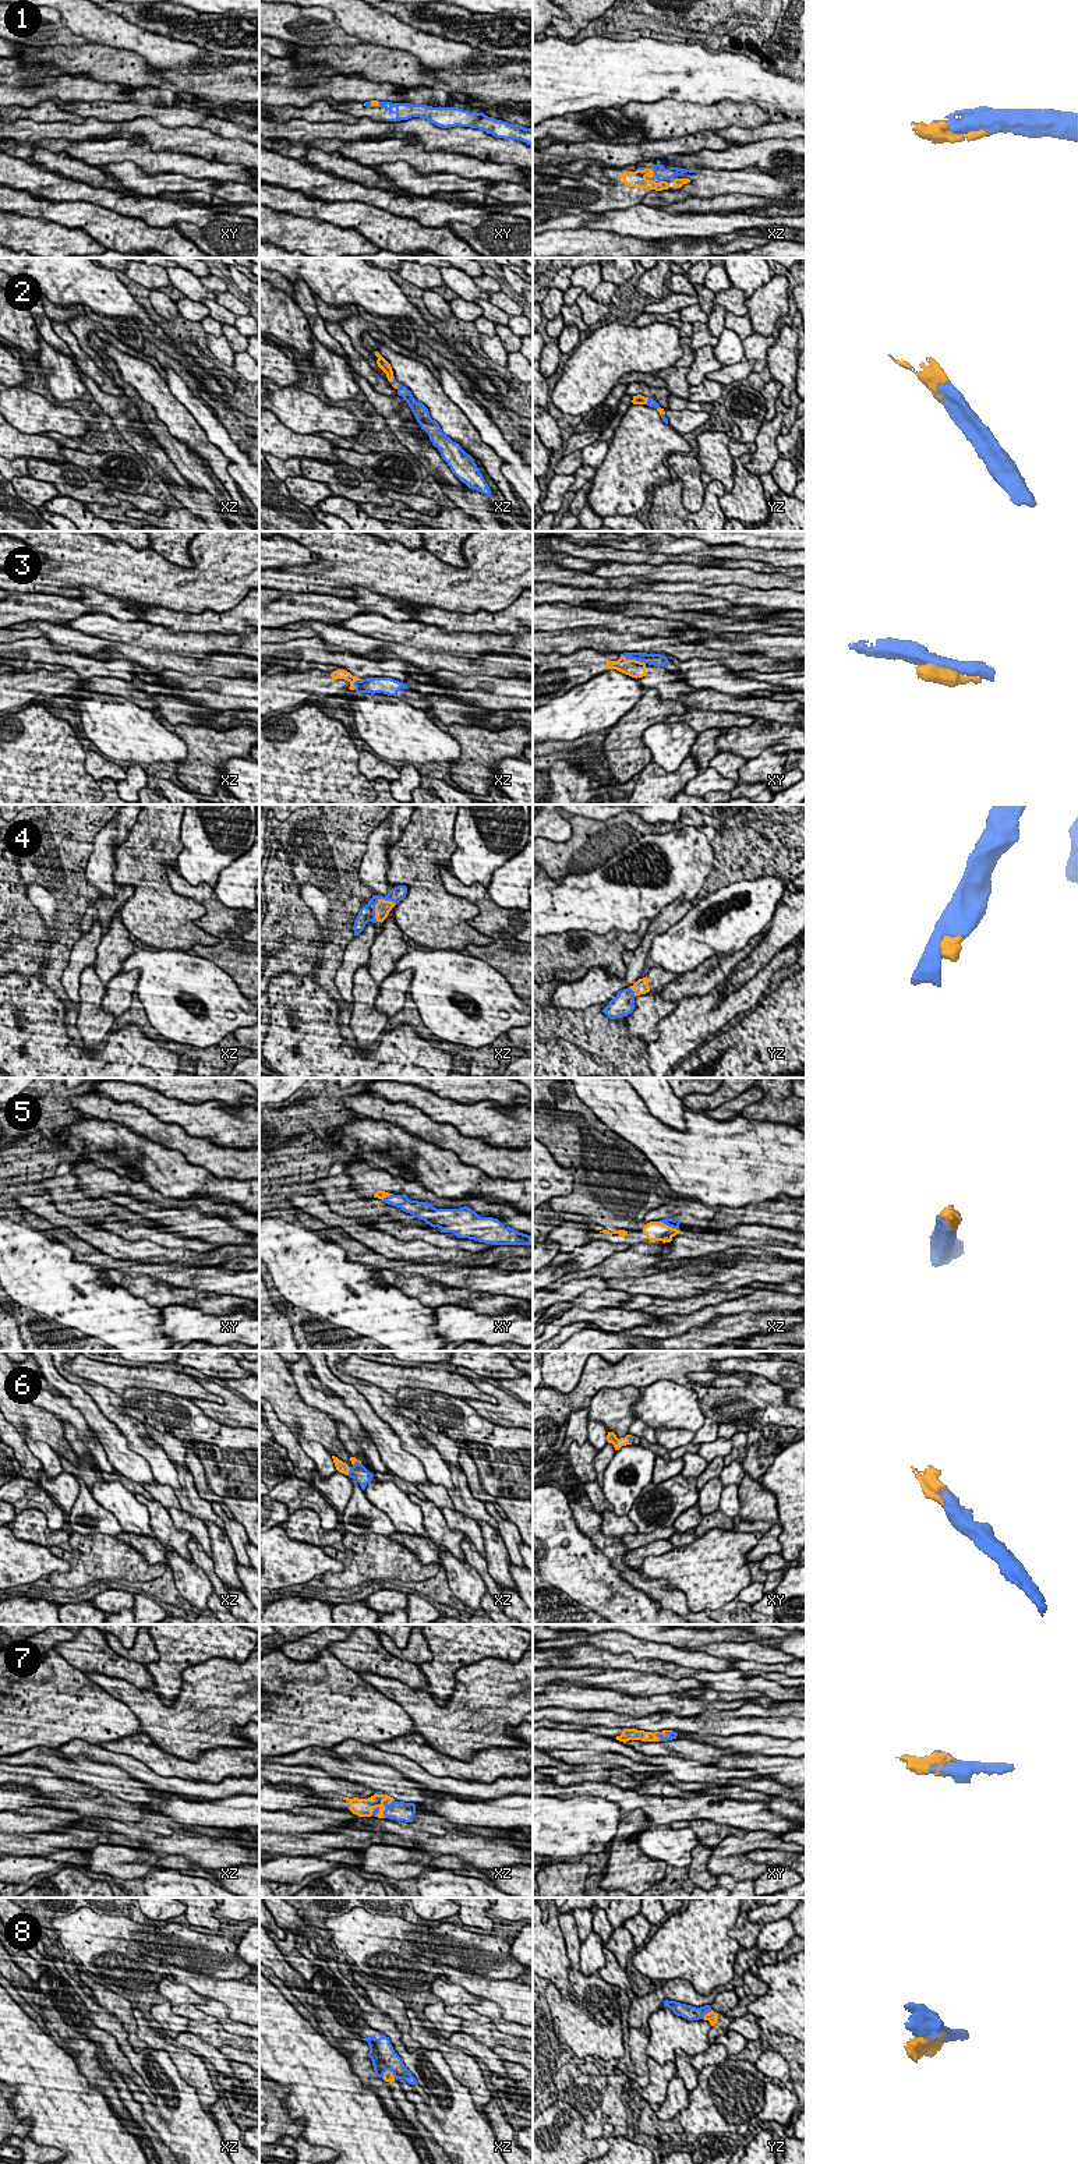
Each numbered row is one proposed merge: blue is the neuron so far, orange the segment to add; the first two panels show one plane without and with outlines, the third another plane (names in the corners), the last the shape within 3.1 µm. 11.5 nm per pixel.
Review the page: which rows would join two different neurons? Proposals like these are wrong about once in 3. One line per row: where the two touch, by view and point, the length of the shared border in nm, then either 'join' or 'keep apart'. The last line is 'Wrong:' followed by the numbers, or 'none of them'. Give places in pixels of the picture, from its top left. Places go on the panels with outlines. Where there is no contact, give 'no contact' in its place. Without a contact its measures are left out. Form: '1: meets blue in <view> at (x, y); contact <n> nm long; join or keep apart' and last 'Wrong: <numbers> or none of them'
1: meets blue in xz at (647, 168); contact 220 nm long; join
2: meets blue in xz at (392, 384); contact 150 nm long; join
3: meets blue in xy at (633, 658); contact 320 nm long; keep apart
4: meets blue in xz at (377, 902); contact 320 nm long; join
5: meets blue in xz at (668, 1224); contact 240 nm long; join
6: meets blue in xz at (349, 1471); contact 100 nm long; join
7: meets blue in xz at (384, 1804); contact 260 nm long; join
8: meets blue in yz at (706, 2012); contact 160 nm long; keep apart
Wrong: 3, 8

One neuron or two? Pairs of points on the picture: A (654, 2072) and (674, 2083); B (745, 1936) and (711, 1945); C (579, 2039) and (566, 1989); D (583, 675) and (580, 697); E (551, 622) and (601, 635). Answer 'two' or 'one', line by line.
A: two
B: two
C: two
D: two
E: two

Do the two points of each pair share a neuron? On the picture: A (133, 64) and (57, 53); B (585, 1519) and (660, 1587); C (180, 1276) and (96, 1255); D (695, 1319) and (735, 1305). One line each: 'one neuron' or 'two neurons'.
A: one neuron
B: one neuron
C: one neuron
D: one neuron

